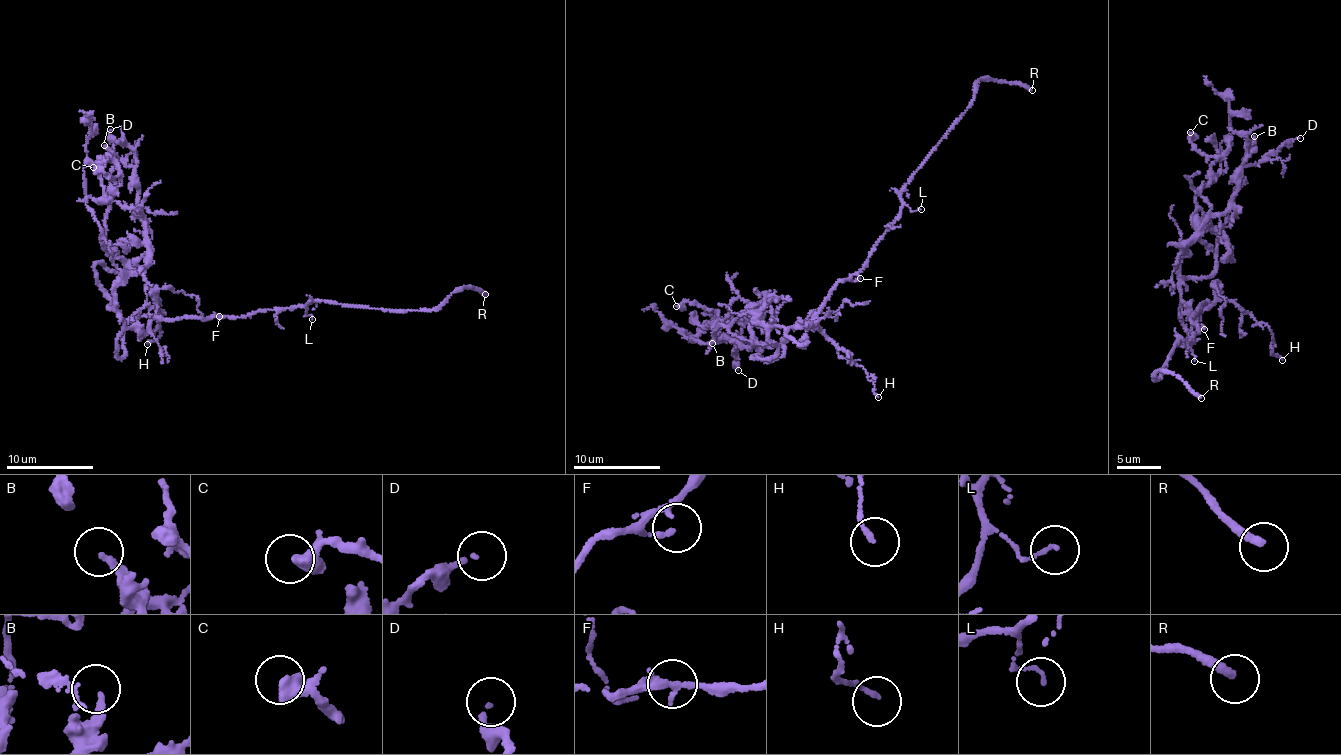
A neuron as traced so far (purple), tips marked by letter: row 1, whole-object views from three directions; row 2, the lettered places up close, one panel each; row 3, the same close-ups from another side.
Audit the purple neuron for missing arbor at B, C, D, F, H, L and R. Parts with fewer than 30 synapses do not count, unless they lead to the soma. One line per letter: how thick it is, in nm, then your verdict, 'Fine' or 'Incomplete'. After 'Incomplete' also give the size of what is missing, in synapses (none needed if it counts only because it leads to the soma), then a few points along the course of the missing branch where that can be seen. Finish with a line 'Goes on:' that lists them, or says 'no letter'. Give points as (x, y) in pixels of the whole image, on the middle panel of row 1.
B: Thickness 180 nm. Fine
C: Thickness 400 nm. Fine
D: Thickness 140 nm. Fine
F: Thickness 140 nm. Fine
H: Thickness 120 nm. Fine
L: Thickness 110 nm. Fine
R: Thickness 280 nm. Incomplete. Course of what is missing: (1032, 90), (1073, 118)
Goes on: R

